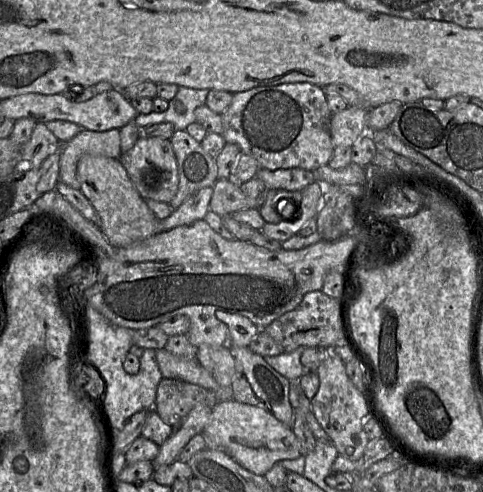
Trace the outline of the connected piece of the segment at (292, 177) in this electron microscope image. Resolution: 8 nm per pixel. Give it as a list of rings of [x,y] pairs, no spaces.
[[[300,167],[269,170],[260,168],[255,177],[262,180],[269,189],[301,191],[315,181],[314,173]]]

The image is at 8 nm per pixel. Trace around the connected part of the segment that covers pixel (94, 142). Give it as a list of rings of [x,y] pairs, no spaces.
[[[81,129],[60,149],[59,181],[80,190],[77,163],[85,154],[119,159],[122,154],[119,129],[90,131]]]

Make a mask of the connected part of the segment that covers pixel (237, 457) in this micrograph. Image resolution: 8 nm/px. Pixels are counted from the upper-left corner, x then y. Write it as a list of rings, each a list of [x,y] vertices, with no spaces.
[[[233,398],[219,401],[201,433],[206,448],[222,450],[246,470],[264,476],[278,461],[300,457],[300,445],[291,428],[263,408],[237,402]]]

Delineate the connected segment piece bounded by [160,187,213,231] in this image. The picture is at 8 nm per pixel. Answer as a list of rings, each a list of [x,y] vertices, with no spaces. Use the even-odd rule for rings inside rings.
[[[205,187],[190,195],[167,218],[160,221],[160,231],[168,231],[203,220],[209,211],[212,194],[213,187]]]

